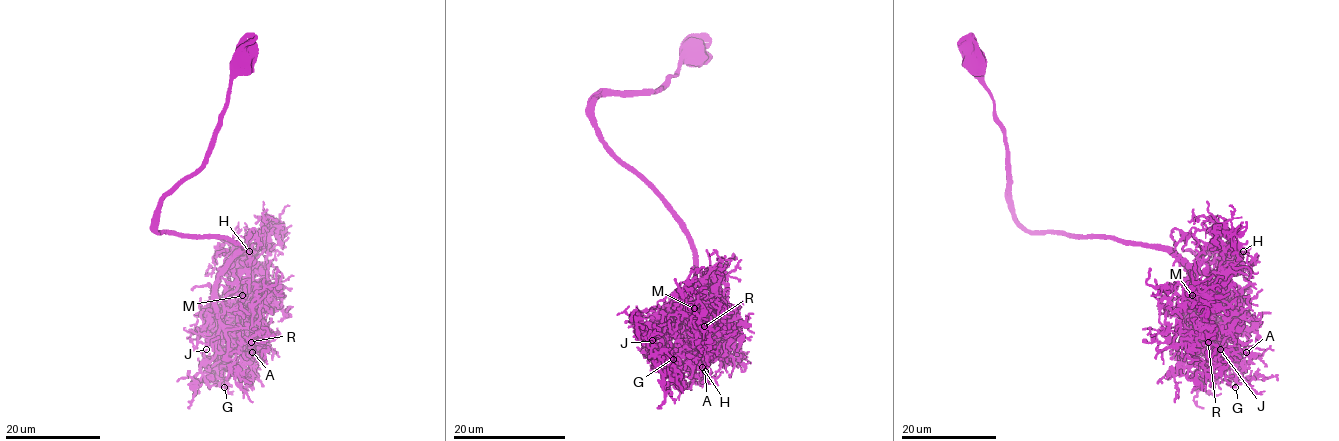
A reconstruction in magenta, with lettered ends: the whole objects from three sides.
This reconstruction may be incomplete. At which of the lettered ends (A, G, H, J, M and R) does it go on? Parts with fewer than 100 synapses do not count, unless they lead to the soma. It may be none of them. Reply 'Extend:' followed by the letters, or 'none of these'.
Extend: none of these

